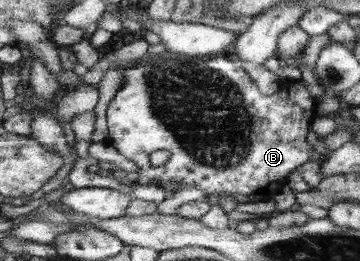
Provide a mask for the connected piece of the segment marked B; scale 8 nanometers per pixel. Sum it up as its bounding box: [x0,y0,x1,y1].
[106,56,317,204]

